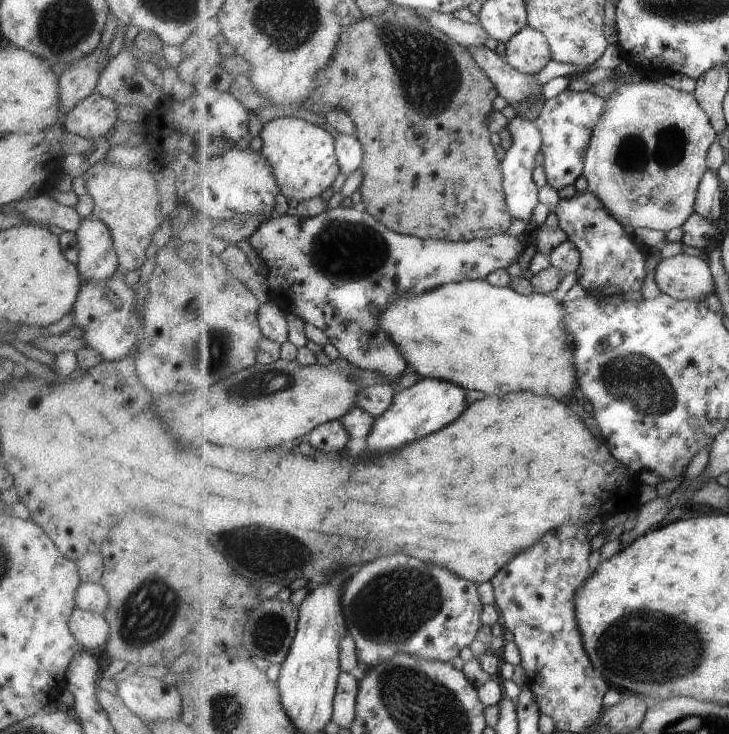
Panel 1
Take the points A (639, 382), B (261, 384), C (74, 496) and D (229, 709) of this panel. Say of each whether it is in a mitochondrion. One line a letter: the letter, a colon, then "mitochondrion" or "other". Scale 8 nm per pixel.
A: mitochondrion
B: mitochondrion
C: other
D: mitochondrion

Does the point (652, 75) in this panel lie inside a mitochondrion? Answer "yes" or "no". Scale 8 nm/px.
no

